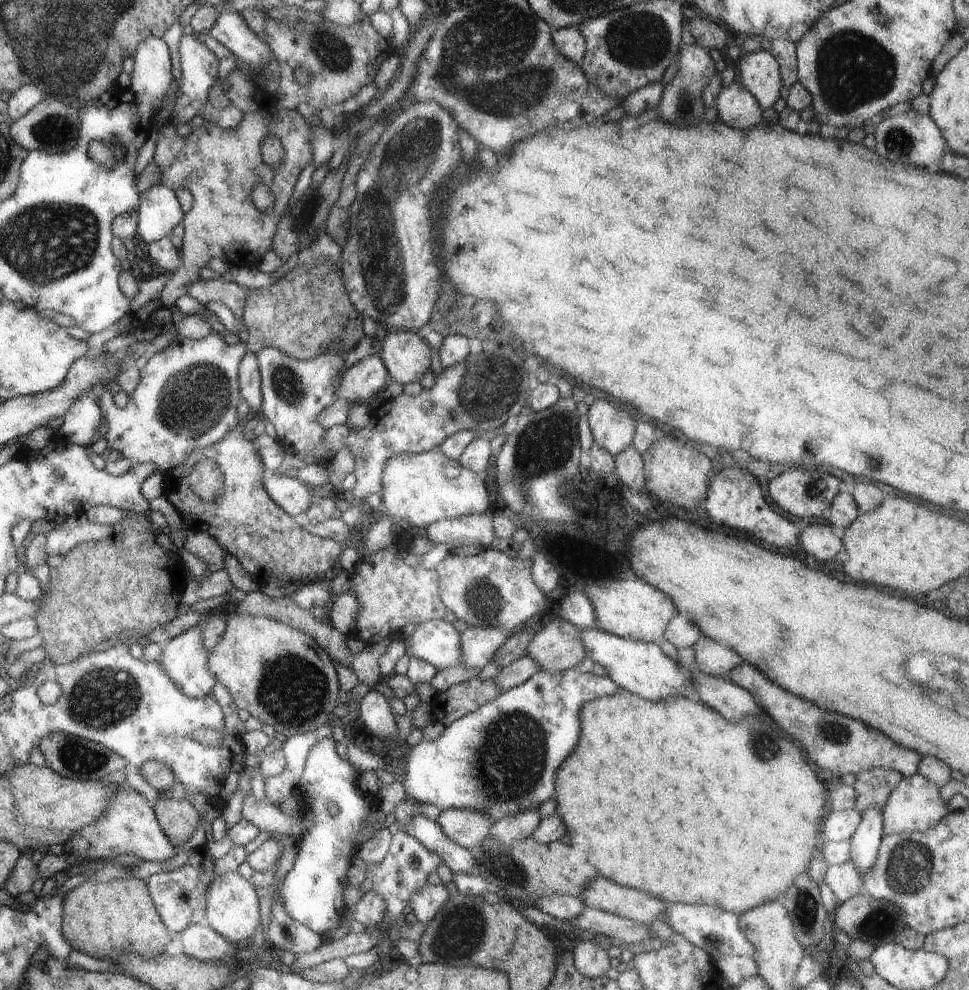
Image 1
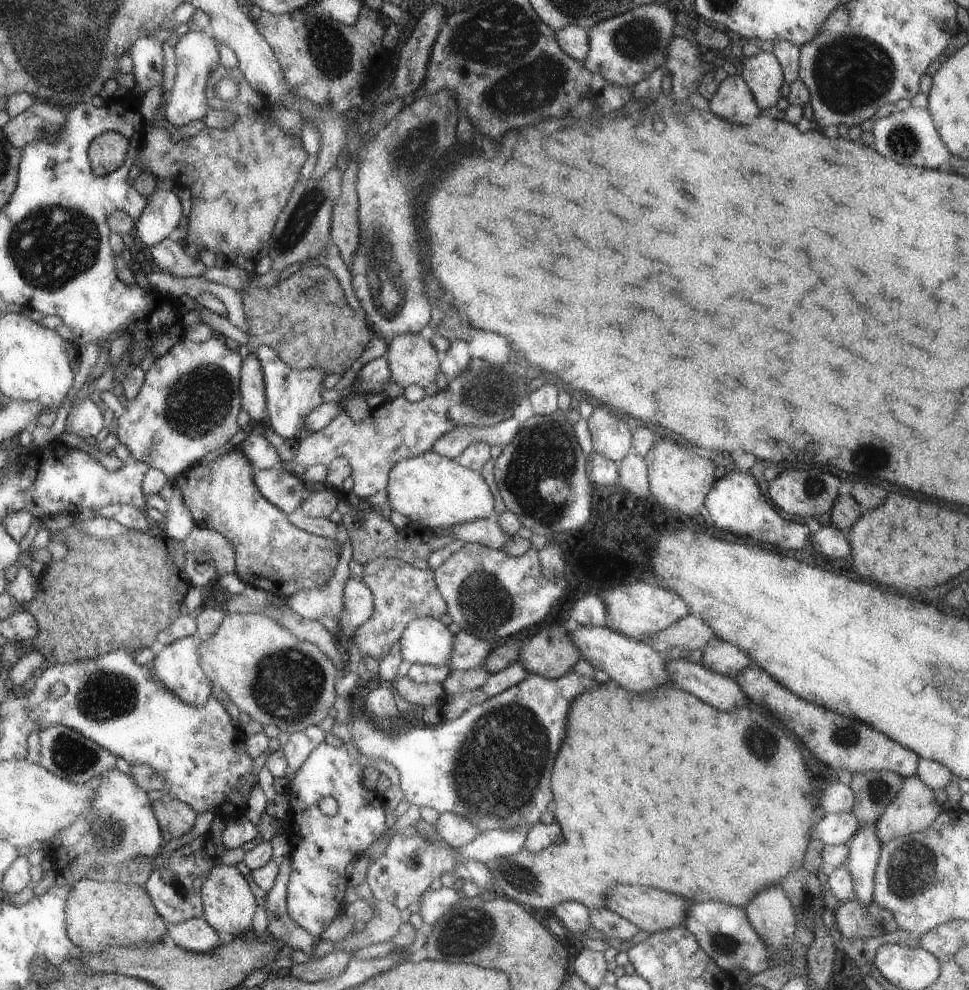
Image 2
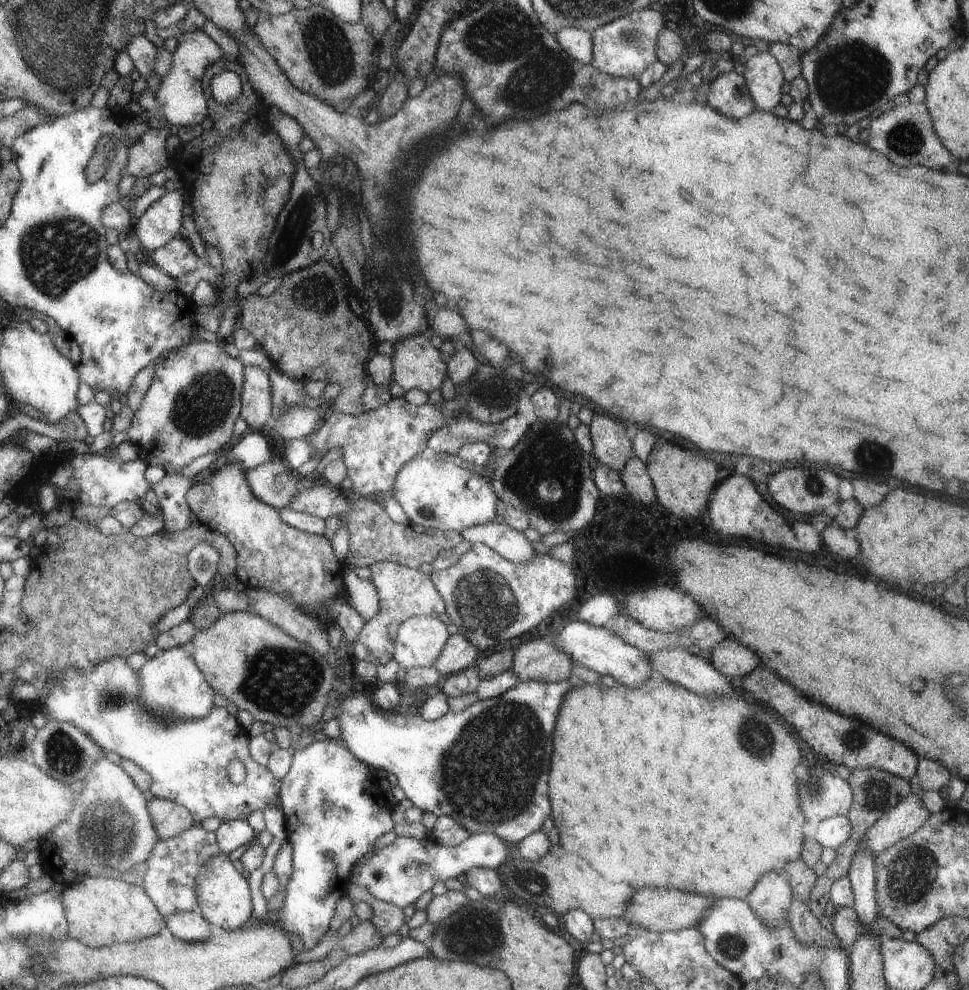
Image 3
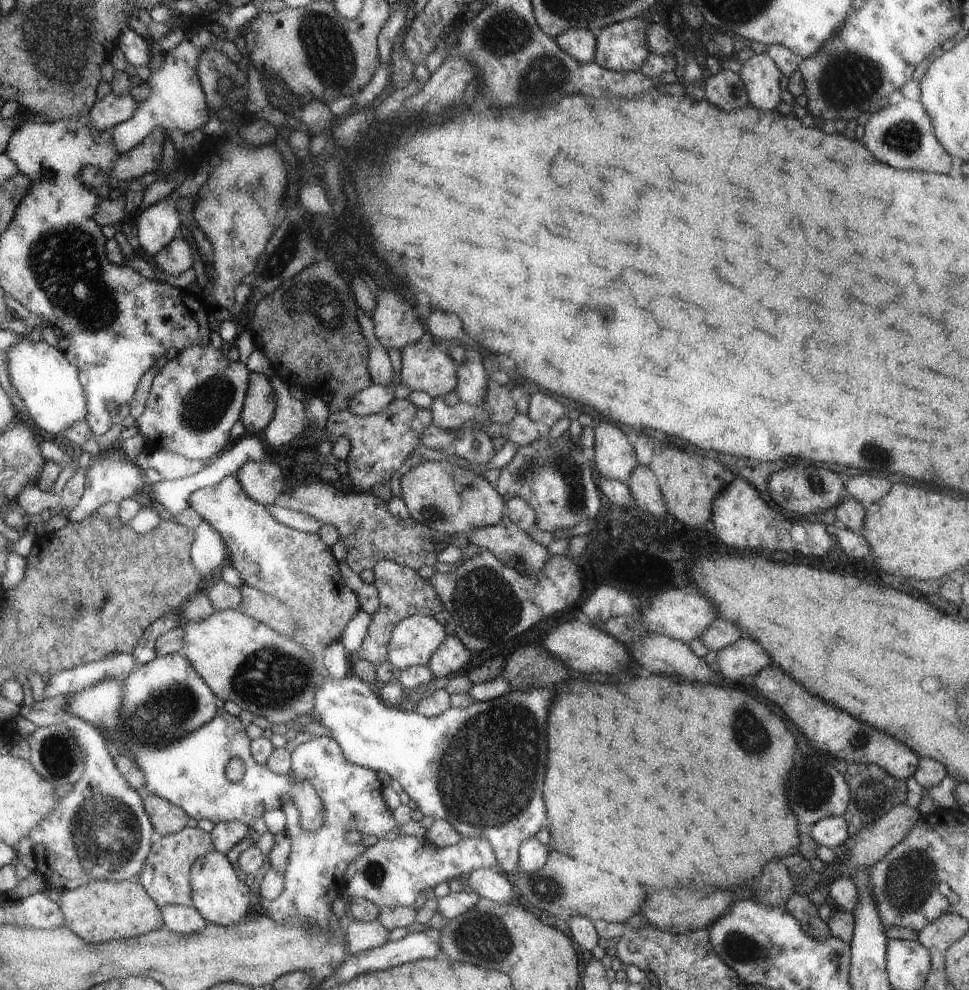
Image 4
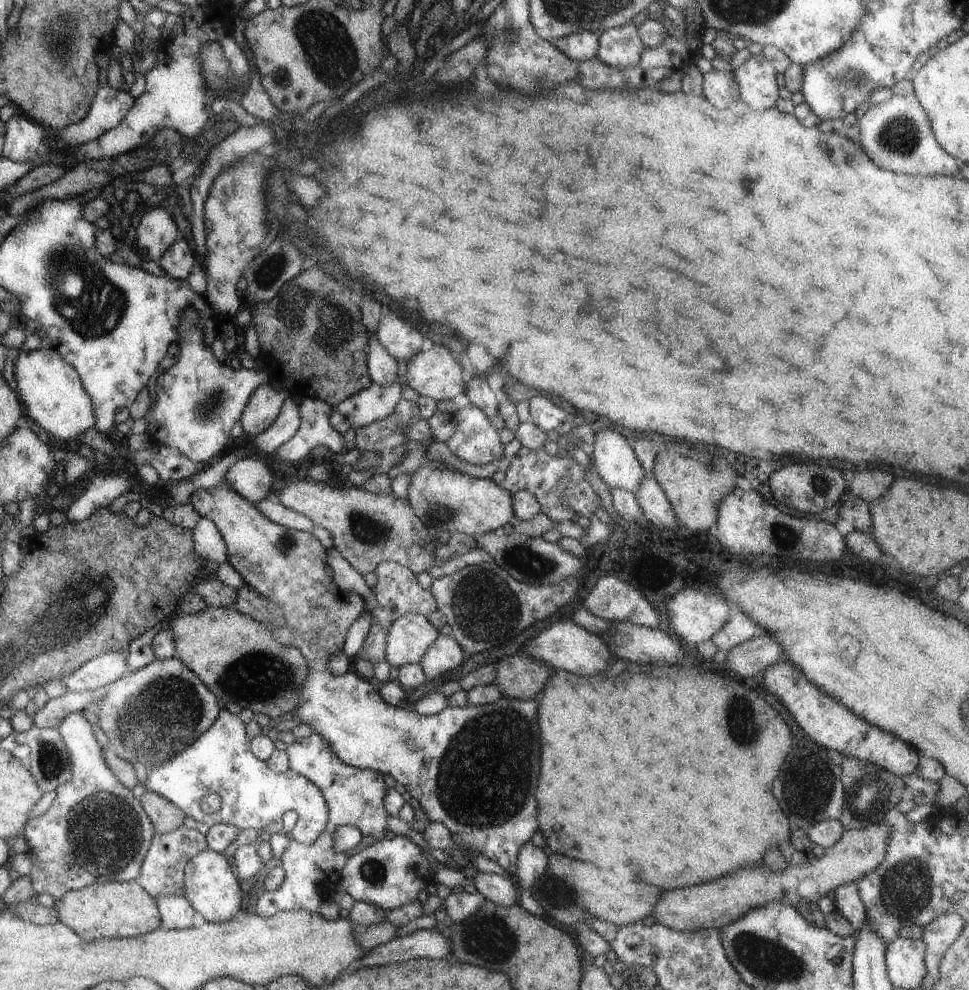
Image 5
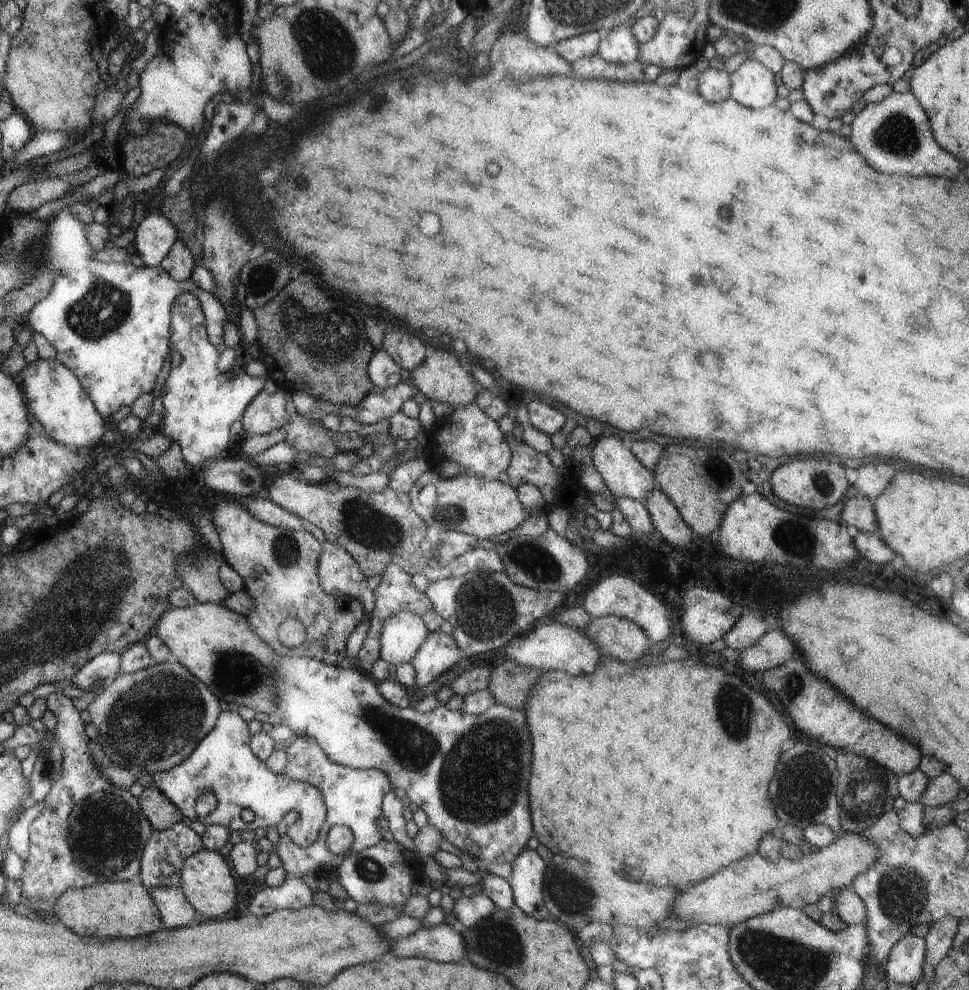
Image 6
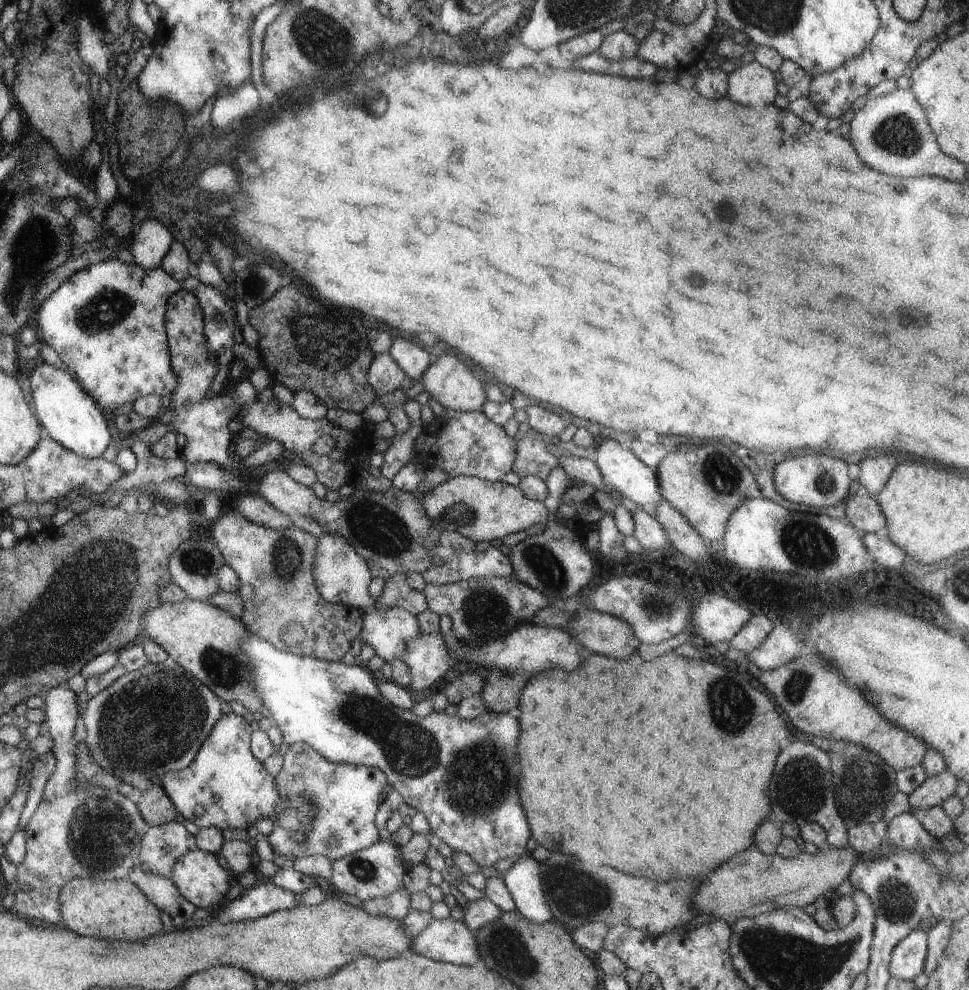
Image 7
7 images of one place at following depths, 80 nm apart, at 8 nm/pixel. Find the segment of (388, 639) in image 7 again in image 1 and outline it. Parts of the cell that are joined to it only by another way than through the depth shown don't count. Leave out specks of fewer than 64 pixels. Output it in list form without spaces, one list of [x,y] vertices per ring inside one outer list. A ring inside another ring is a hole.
[[[429,619],[414,624],[411,634],[401,638],[406,648],[405,654],[441,670],[459,665],[459,635],[450,622]]]

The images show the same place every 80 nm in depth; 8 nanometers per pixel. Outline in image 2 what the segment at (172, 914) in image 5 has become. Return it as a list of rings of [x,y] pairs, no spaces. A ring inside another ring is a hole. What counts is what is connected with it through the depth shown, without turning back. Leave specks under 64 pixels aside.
[[[197,917],[167,925],[166,936],[173,941],[176,947],[198,953],[209,953],[222,942],[221,936],[202,918]]]

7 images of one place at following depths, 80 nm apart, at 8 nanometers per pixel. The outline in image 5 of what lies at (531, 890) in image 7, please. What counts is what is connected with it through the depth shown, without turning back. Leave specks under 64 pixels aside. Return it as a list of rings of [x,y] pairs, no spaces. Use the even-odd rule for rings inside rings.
[[[531,841],[523,843],[518,850],[515,870],[511,878],[517,886],[517,903],[533,916],[543,916],[543,910],[537,906],[538,902],[532,897],[530,888],[532,882],[545,868],[545,854],[541,848],[534,846]]]

